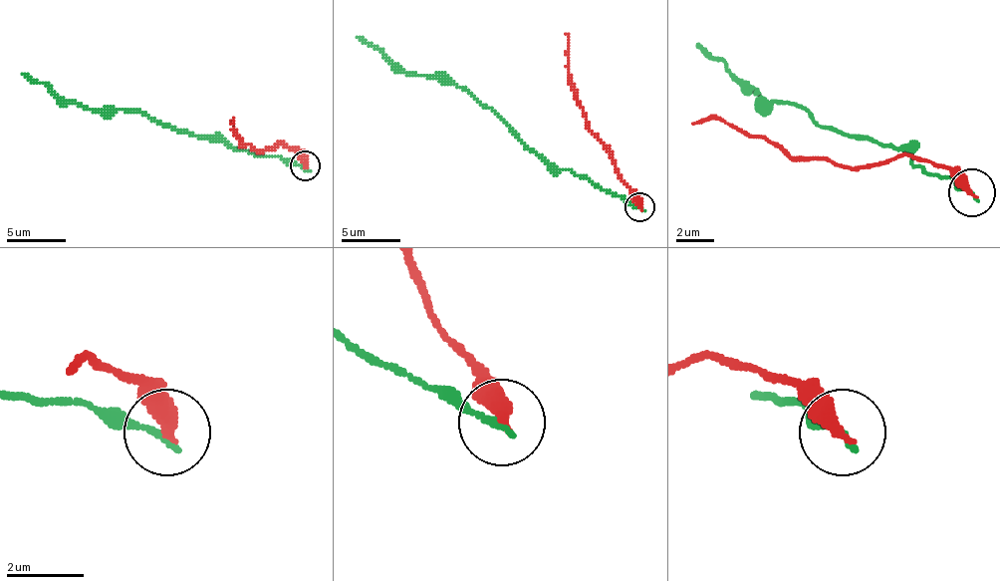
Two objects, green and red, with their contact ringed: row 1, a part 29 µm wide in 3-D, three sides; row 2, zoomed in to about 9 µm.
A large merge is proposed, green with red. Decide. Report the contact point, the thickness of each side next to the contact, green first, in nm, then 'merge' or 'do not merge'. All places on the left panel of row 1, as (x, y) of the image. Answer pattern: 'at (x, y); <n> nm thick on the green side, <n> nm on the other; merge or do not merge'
at (305, 165); 200 nm thick on the green side, 460 nm on the other; merge

